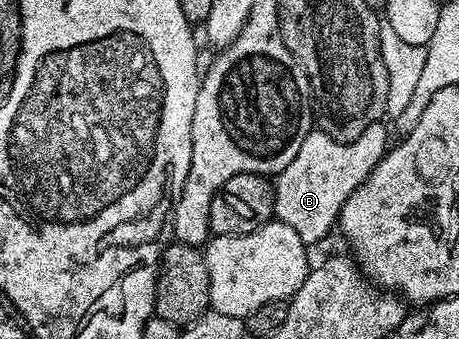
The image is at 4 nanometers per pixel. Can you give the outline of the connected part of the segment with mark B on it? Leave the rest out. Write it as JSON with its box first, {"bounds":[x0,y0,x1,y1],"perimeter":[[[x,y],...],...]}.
{"bounds":[274,122,389,245],"perimeter":[[[382,122],[370,123],[353,141],[342,143],[324,131],[312,129],[301,141],[297,157],[274,176],[275,214],[278,222],[289,225],[308,245],[319,243],[336,226],[341,209],[356,187],[382,161],[389,150]]]}

